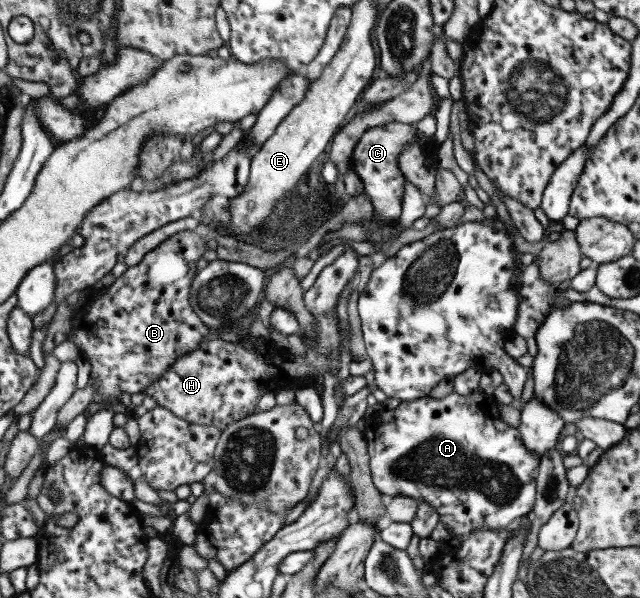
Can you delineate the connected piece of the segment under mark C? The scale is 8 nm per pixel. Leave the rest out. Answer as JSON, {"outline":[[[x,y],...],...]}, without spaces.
{"outline":[[[389,122],[367,130],[357,142],[351,156],[351,169],[361,178],[363,193],[373,204],[375,223],[395,223],[401,217],[403,194],[405,194],[405,175],[401,172],[398,159],[421,133],[412,125],[403,122]]]}

